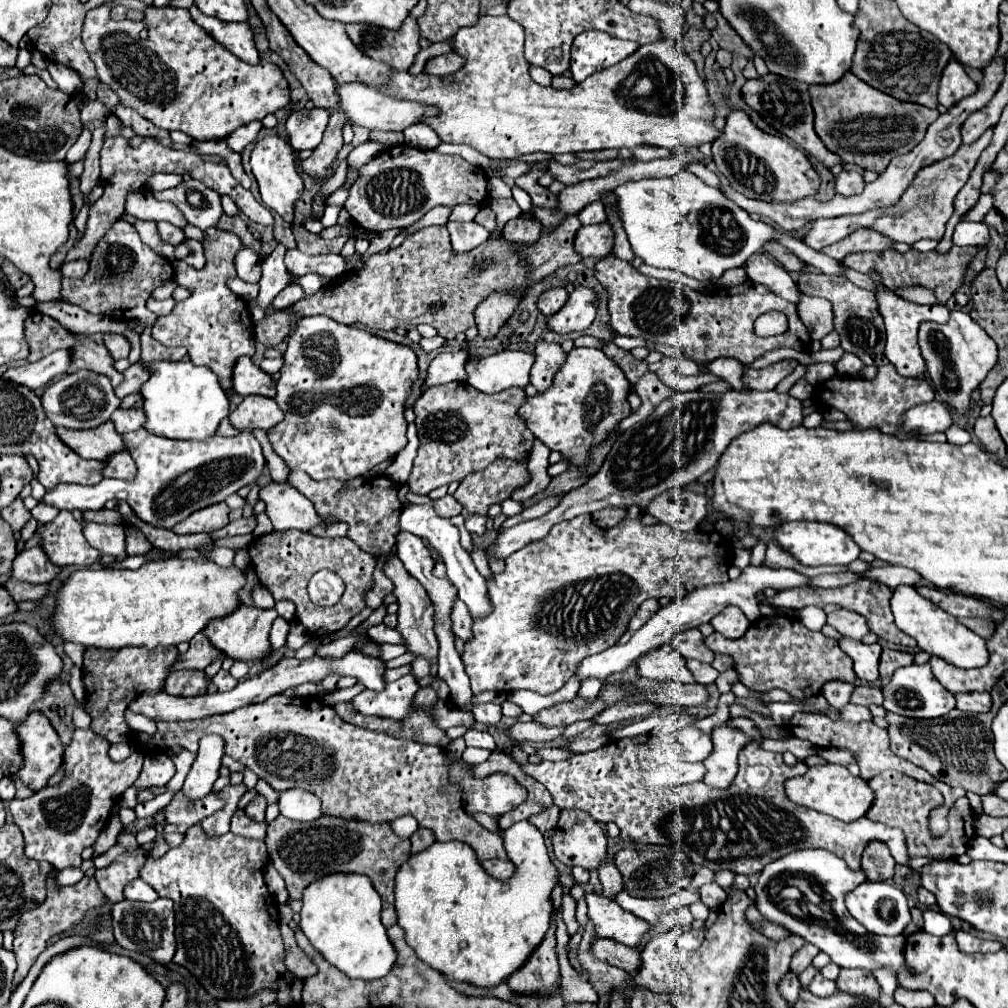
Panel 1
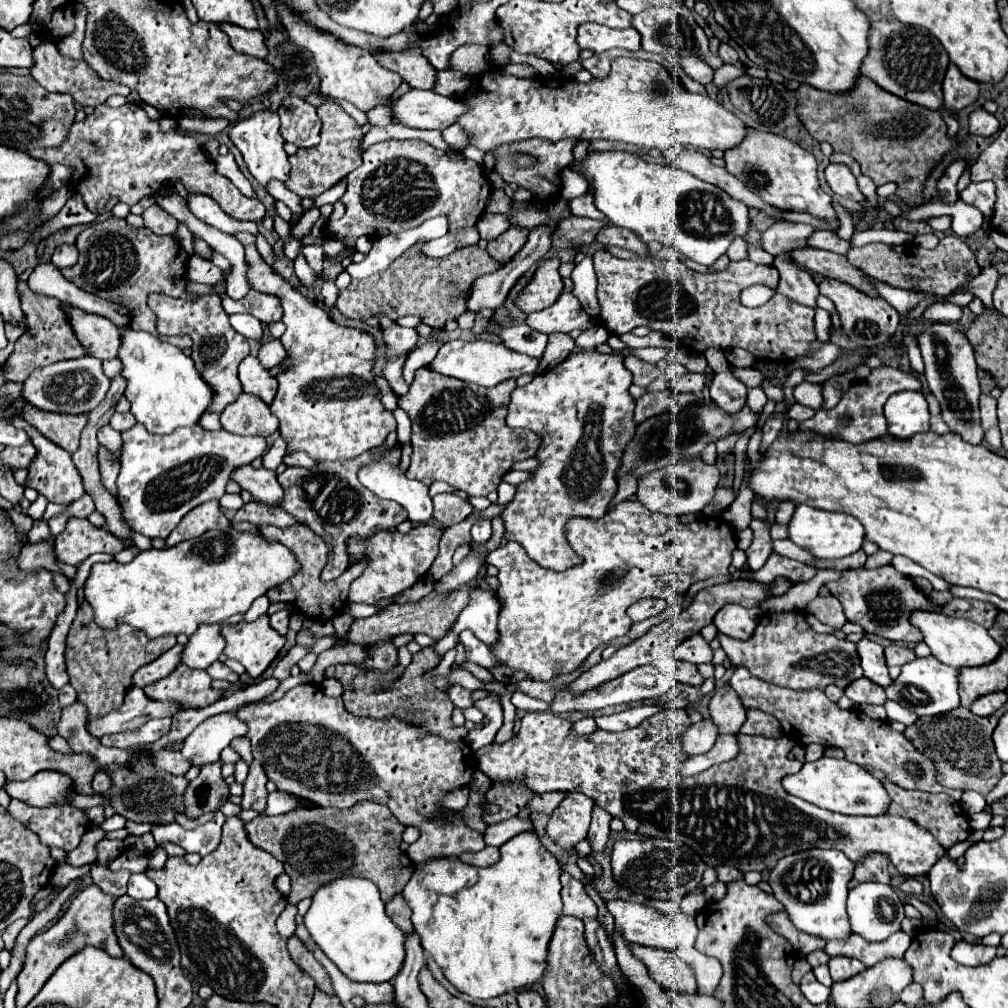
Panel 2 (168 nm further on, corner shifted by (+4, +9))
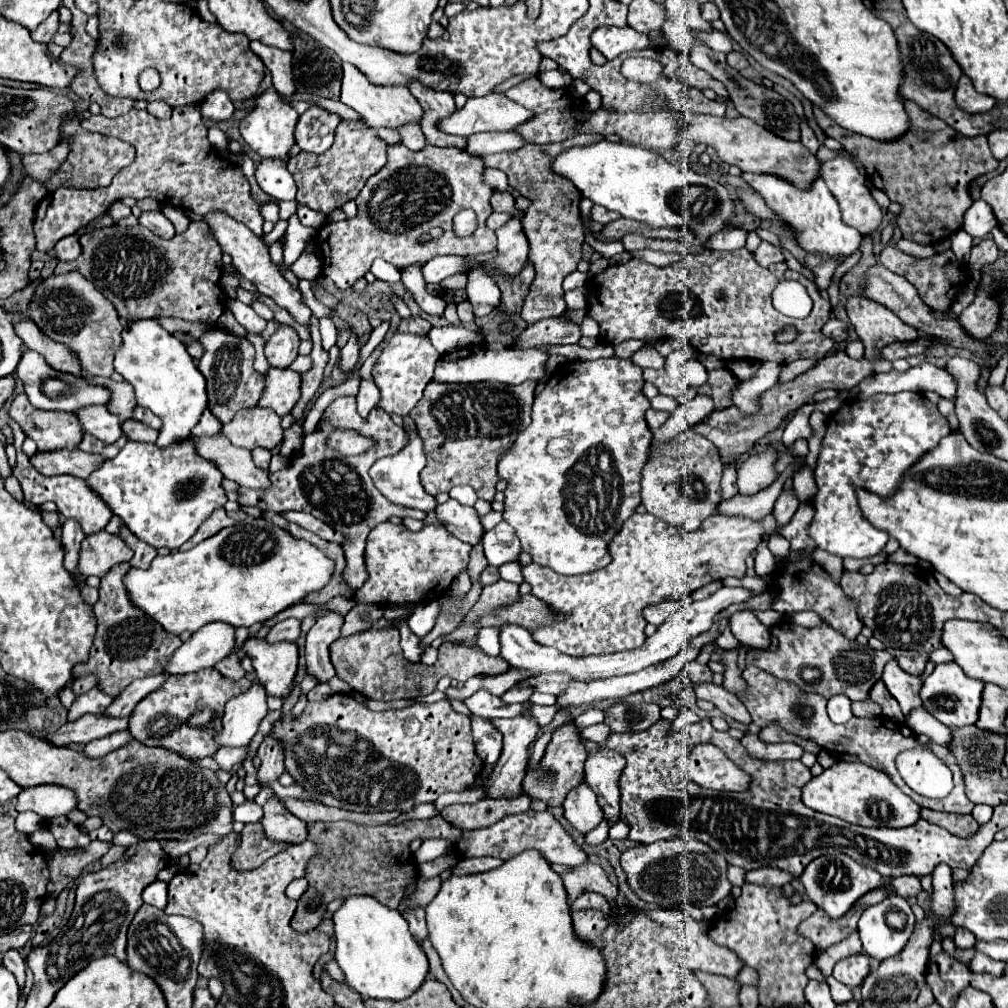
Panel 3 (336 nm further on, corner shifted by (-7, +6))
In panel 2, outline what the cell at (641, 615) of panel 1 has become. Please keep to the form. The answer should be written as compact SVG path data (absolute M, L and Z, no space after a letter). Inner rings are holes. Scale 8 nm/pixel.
M643 598L643 600L639 600L627 608L627 616L633 622L641 622L645 618L661 614L665 610L665 606L667 606L667 602L661 598Z

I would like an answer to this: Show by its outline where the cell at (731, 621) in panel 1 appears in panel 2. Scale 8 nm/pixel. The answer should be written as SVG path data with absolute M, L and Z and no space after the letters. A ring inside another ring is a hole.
M727 604L715 614L713 624L717 626L719 632L723 632L723 634L727 634L731 638L745 640L745 638L749 638L753 634L753 630L757 626L757 620L759 620L759 614L761 614L759 606L743 608L743 606Z

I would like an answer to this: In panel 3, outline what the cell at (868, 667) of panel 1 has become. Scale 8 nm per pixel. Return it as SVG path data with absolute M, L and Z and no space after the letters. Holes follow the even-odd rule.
M892 659L890 665L884 667L882 681L886 683L886 687L888 687L888 691L892 693L892 697L900 703L900 709L902 709L904 717L908 717L912 709L922 707L922 699L920 699L922 677L908 675L908 673L902 671L900 665Z

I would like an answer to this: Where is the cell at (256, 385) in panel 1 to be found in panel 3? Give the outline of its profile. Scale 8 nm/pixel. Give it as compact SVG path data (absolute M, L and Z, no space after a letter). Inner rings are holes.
M270 369L266 375L266 389L258 405L286 417L286 413L290 413L300 399L300 385L300 373L292 369Z

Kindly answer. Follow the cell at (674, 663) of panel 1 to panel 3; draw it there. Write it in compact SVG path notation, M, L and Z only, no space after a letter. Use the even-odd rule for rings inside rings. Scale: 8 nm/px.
M704 683L704 685L696 685L696 697L698 699L706 699L706 701L712 701L726 717L734 719L734 721L740 721L740 723L752 723L752 717L750 713L746 711L746 707L742 705L742 701L728 693L724 687L720 685L714 685L714 683Z

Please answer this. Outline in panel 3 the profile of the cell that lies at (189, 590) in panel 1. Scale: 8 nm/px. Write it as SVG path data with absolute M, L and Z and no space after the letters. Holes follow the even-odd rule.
M246 517L234 527L226 527L214 537L198 543L194 549L182 553L174 551L166 557L156 557L150 569L130 569L124 577L132 603L158 621L168 633L180 635L182 631L198 631L200 627L222 621L232 627L250 627L264 623L276 613L302 603L308 593L320 591L328 585L334 573L334 561L318 551L312 543L296 537L268 537L268 521L264 517Z

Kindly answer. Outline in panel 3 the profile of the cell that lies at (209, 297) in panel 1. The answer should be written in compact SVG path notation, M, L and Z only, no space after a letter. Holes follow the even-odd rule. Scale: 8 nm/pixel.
M212 329L200 337L200 343L204 345L204 355L198 361L198 369L206 377L208 409L214 413L214 417L218 417L218 421L222 425L226 425L232 421L232 417L240 409L258 405L258 401L262 397L262 389L266 387L264 377L260 373L256 373L252 367L254 347L248 339L234 337L222 329Z

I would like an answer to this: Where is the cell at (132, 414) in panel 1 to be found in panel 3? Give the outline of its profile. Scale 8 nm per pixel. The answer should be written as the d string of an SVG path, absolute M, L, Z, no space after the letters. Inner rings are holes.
M124 421L122 423L122 431L126 433L126 437L130 441L142 441L142 443L154 443L158 437L158 431L154 431L152 427L140 423L140 421Z

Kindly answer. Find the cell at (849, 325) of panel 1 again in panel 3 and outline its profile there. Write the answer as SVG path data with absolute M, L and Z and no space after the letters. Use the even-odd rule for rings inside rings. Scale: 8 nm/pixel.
M850 297L846 301L846 311L850 323L854 325L860 341L864 343L866 357L874 363L874 371L890 371L890 363L882 361L880 351L882 347L894 341L914 341L918 339L918 331L904 321L900 321L888 307L874 303L868 309L868 301L864 297Z

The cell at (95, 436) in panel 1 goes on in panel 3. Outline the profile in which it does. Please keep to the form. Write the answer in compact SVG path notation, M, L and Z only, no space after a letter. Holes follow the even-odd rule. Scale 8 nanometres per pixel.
M26 393L14 397L8 415L22 427L22 431L36 441L40 451L76 449L82 441L82 425L76 415L66 411L42 411L30 405Z

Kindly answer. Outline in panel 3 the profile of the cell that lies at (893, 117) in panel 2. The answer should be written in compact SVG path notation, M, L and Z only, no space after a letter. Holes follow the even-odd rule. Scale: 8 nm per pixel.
M904 99L904 105L910 115L910 131L902 139L890 143L850 133L838 127L816 107L814 115L828 137L840 141L844 145L844 151L860 159L870 183L882 189L890 197L890 201L902 205L902 211L896 215L902 237L920 245L936 245L950 239L952 233L962 229L964 213L972 205L970 183L976 177L994 171L998 167L998 161L992 157L988 139L984 135L964 137L942 119L932 117L928 111L920 109L914 101Z

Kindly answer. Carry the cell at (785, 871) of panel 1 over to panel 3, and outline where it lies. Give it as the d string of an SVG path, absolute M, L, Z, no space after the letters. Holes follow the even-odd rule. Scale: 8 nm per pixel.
M838 851L824 853L822 857L818 857L812 863L808 863L808 867L804 869L804 873L800 875L800 881L806 887L808 899L818 909L826 911L830 919L842 917L854 905L854 901L858 901L868 891L880 889L880 887L888 885L888 881L882 875L874 873L874 869L858 865L854 859L850 859L850 857L846 857L844 853L838 853Z

